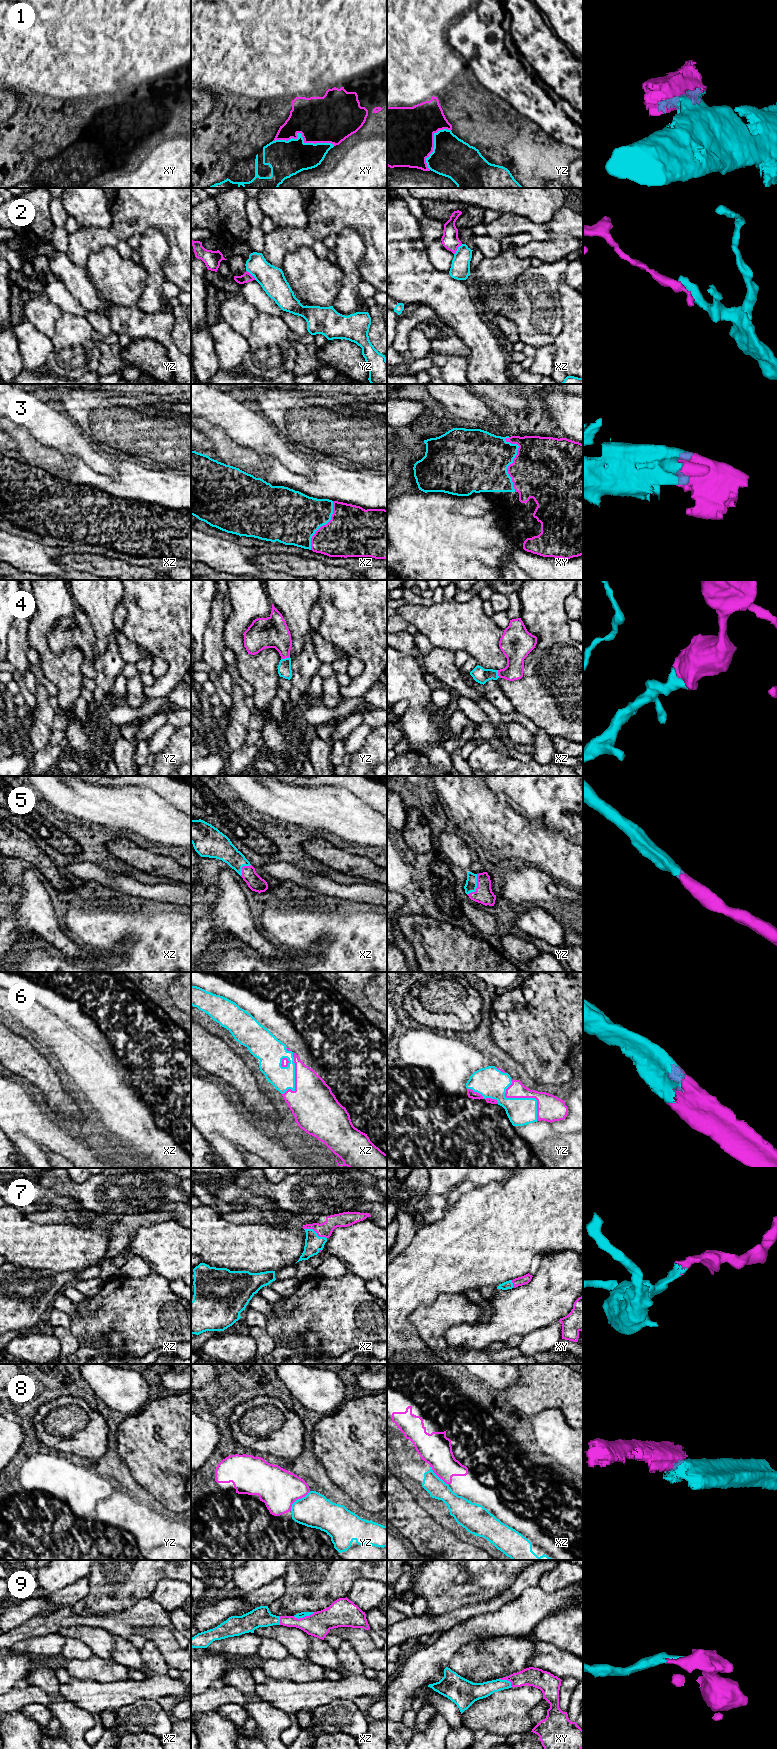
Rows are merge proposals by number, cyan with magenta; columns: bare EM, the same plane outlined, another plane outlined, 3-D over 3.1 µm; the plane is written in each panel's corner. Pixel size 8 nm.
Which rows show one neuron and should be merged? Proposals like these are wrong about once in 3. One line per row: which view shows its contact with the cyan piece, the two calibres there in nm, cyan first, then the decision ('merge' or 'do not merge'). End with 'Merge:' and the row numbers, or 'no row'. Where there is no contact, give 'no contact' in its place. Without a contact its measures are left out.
1: xy | 280/380 nm | do not merge
2: yz | 200/80 nm | do not merge
3: xy | 440/480 nm | merge
4: yz | 110/260 nm | merge
5: yz | 100/140 nm | merge
6: yz | 220/220 nm | merge
7: xz | 140/120 nm | merge
8: yz | 280/320 nm | do not merge
9: xz | 50/200 nm | merge
Merge: 3, 4, 5, 6, 7, 9

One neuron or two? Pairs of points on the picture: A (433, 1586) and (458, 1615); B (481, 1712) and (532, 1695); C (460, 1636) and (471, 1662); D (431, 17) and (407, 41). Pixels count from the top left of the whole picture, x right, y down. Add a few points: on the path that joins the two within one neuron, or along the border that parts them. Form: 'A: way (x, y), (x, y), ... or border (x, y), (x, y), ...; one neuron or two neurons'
A: border (476, 1604), (466, 1604), (446, 1612), (432, 1614); two neurons
B: way (494, 1712), (506, 1712), (519, 1701); one neuron
C: border (487, 1639), (464, 1644), (448, 1661); two neurons
D: way (425, 23), (413, 35); one neuron

